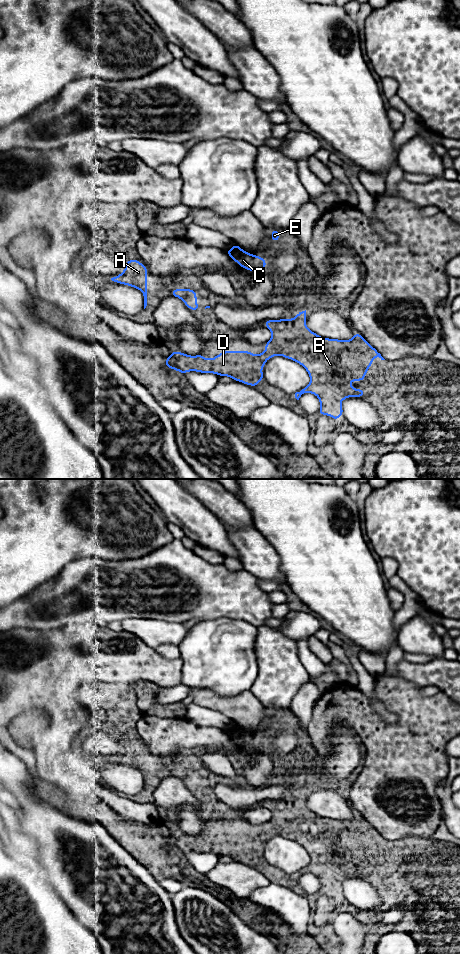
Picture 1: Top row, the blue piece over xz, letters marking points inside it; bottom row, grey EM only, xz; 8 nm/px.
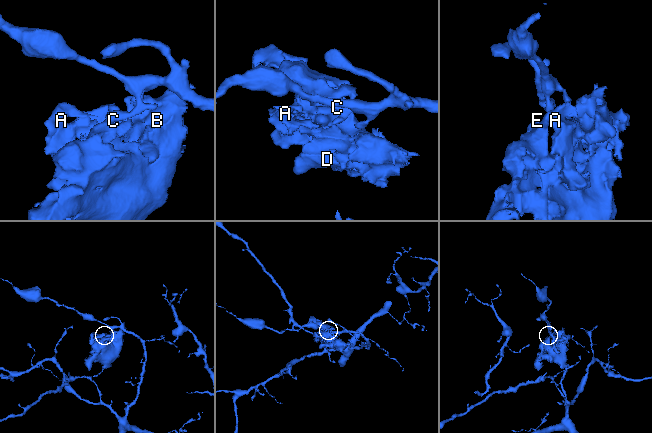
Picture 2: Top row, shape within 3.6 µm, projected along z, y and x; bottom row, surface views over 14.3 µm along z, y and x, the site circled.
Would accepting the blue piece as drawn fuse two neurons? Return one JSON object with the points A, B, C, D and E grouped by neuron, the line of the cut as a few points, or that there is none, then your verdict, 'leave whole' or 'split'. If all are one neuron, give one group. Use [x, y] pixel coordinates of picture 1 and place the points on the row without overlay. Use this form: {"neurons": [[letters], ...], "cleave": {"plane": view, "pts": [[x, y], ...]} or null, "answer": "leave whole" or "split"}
{"neurons": [["A", "B", "D", "E"], ["C"]], "cleave": {"plane": "xz", "pts": [[239, 727], [230, 736]]}, "answer": "split"}

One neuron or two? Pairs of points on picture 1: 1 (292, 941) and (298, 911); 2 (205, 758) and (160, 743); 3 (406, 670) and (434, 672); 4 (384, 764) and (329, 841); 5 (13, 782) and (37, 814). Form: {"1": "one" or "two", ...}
{"1": "two", "2": "two", "3": "one", "4": "two", "5": "two"}

